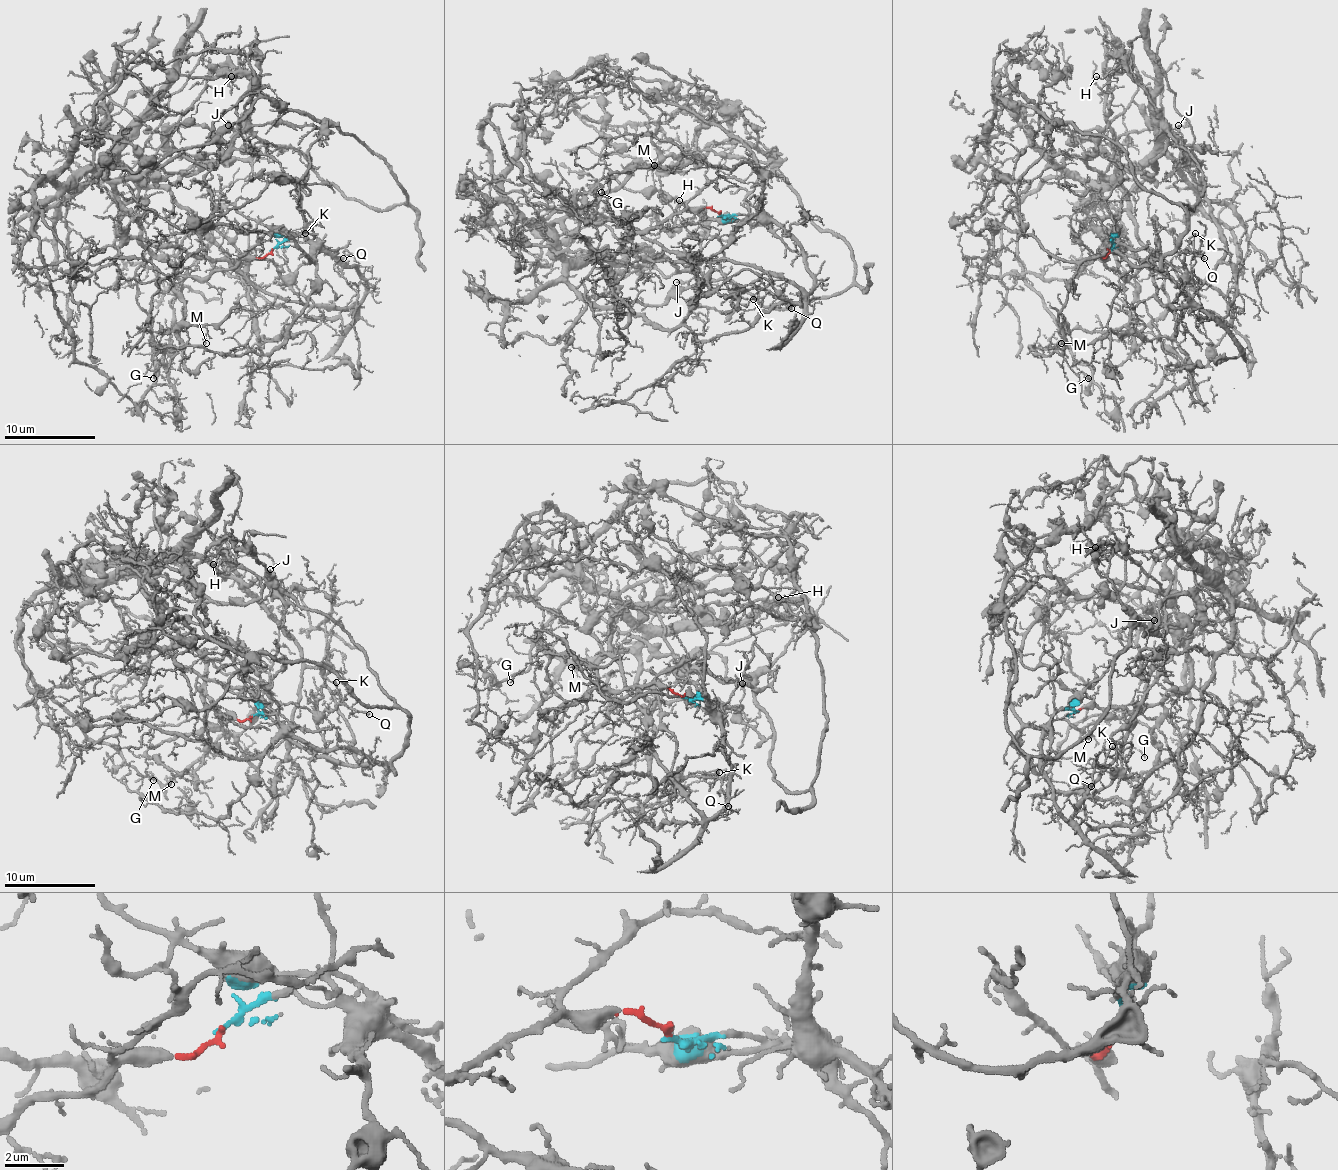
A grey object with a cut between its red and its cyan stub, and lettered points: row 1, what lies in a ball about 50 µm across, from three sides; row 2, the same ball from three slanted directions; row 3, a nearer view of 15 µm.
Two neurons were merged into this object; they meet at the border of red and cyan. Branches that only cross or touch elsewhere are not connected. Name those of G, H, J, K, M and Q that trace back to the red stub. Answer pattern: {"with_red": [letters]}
{"with_red": ["G", "H", "J", "M"]}

